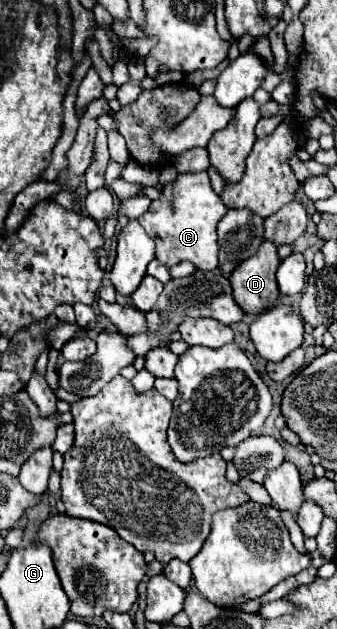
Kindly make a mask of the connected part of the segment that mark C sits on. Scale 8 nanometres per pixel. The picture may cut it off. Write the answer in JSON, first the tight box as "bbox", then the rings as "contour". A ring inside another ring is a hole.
{"bbox":[138,172,226,270],"contour":[[[188,172],[178,174],[178,178],[166,184],[160,192],[160,198],[150,204],[148,212],[144,212],[138,220],[148,232],[148,236],[156,243],[156,258],[172,268],[174,264],[188,260],[200,270],[218,268],[218,232],[216,226],[226,214],[226,206],[220,196],[212,190],[206,172]]]}

